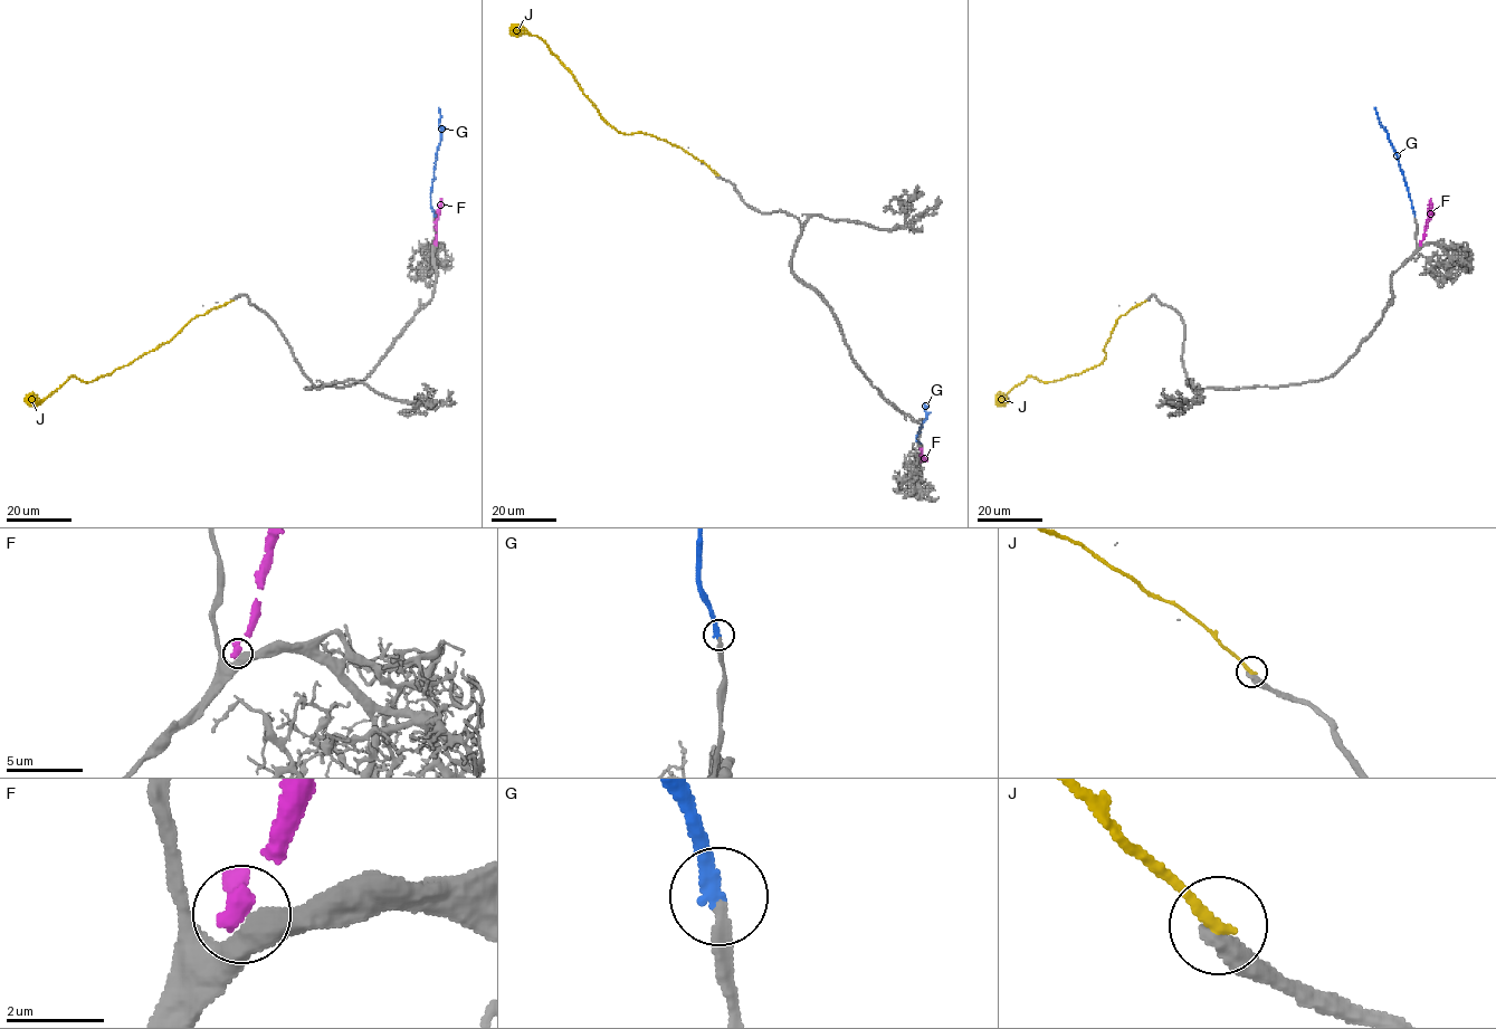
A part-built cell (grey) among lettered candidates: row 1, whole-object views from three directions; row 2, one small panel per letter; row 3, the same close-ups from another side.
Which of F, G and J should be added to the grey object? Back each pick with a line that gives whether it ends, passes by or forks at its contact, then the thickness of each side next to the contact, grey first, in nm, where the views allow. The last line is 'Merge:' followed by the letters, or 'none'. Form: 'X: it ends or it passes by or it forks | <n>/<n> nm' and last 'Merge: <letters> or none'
G: it ends | 240/240 nm
Merge: G

